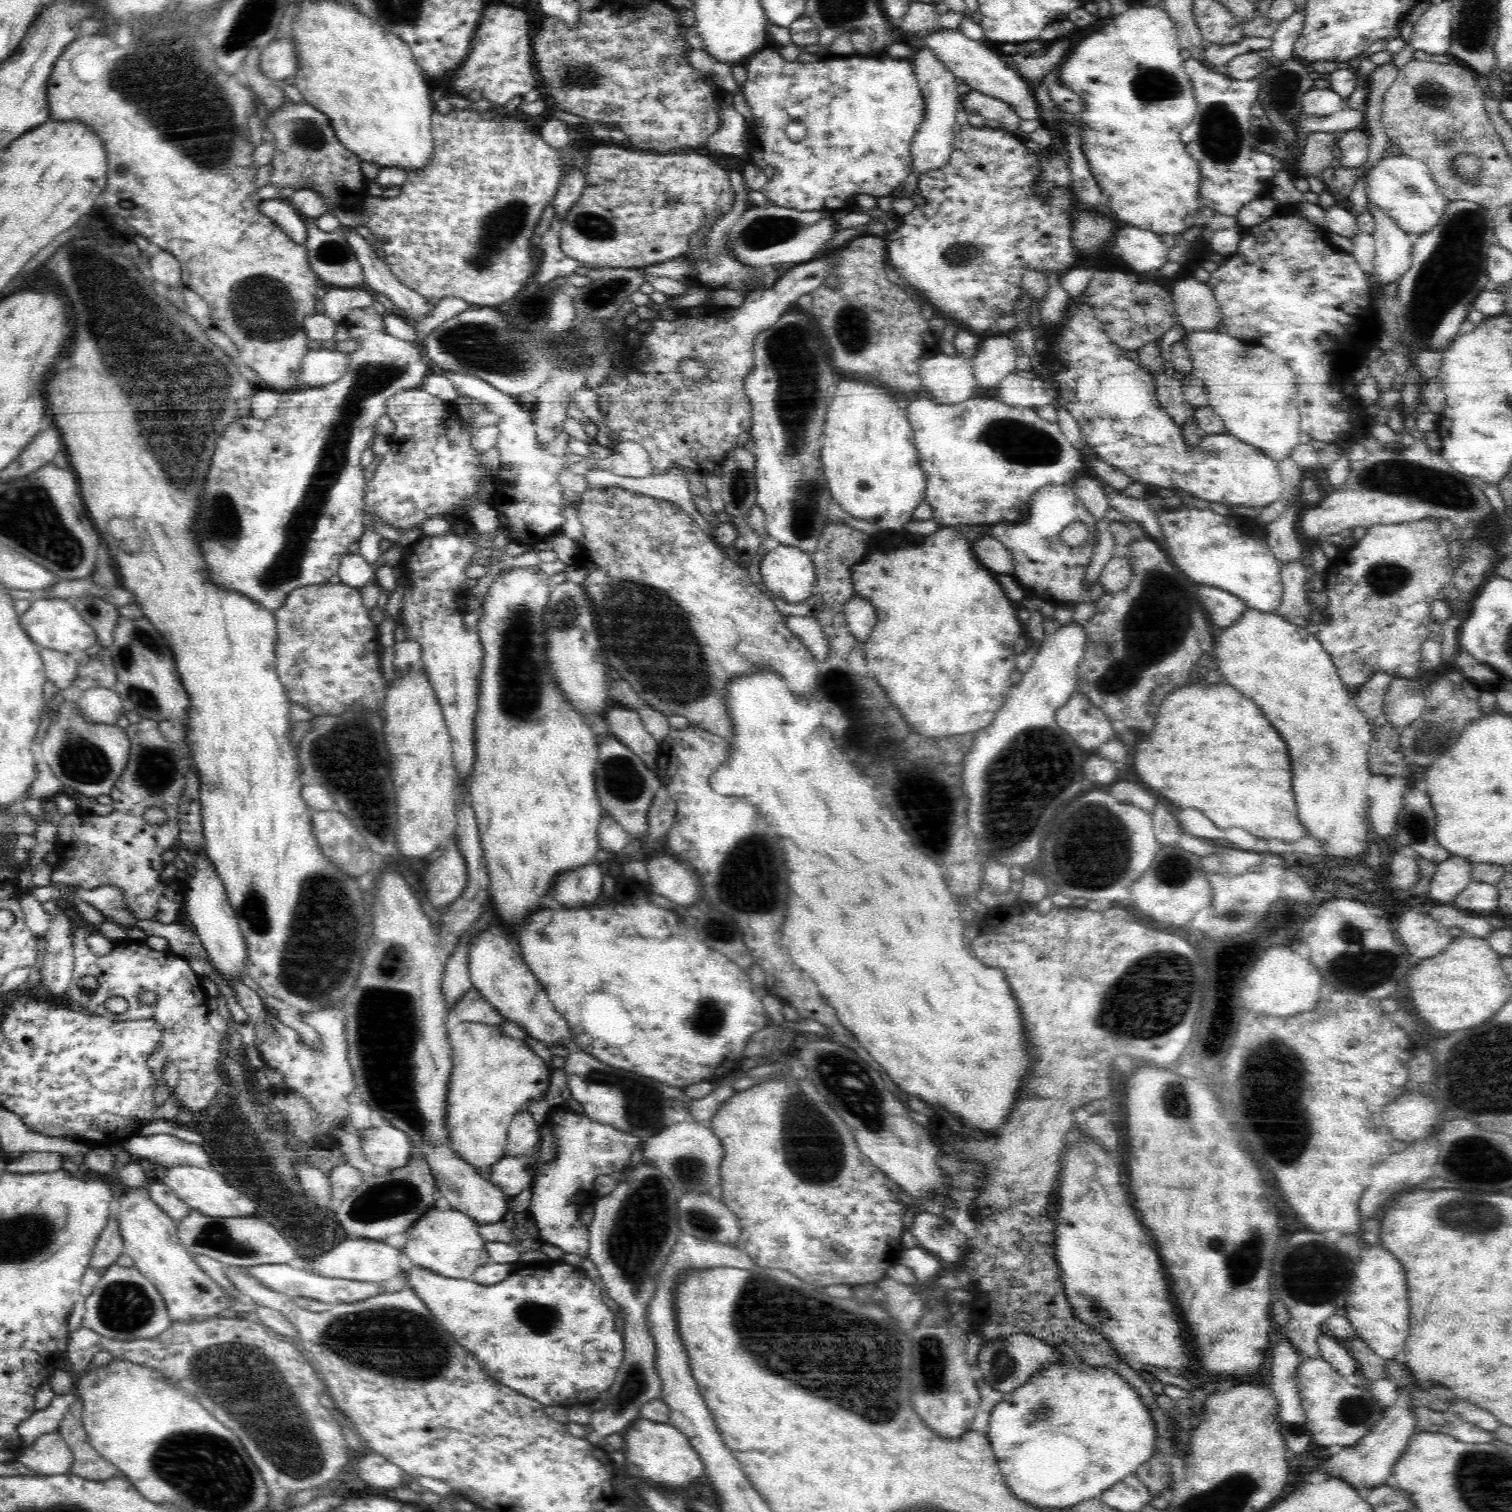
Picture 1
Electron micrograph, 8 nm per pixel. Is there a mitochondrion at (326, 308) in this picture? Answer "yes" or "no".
no

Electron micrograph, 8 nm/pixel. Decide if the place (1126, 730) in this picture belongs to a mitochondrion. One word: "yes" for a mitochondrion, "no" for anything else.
no

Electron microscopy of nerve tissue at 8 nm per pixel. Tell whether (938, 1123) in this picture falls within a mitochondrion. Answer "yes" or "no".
no

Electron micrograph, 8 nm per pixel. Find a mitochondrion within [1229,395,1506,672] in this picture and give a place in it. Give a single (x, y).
(1441, 487)

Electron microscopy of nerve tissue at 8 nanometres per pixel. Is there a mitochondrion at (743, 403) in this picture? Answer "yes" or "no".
no

